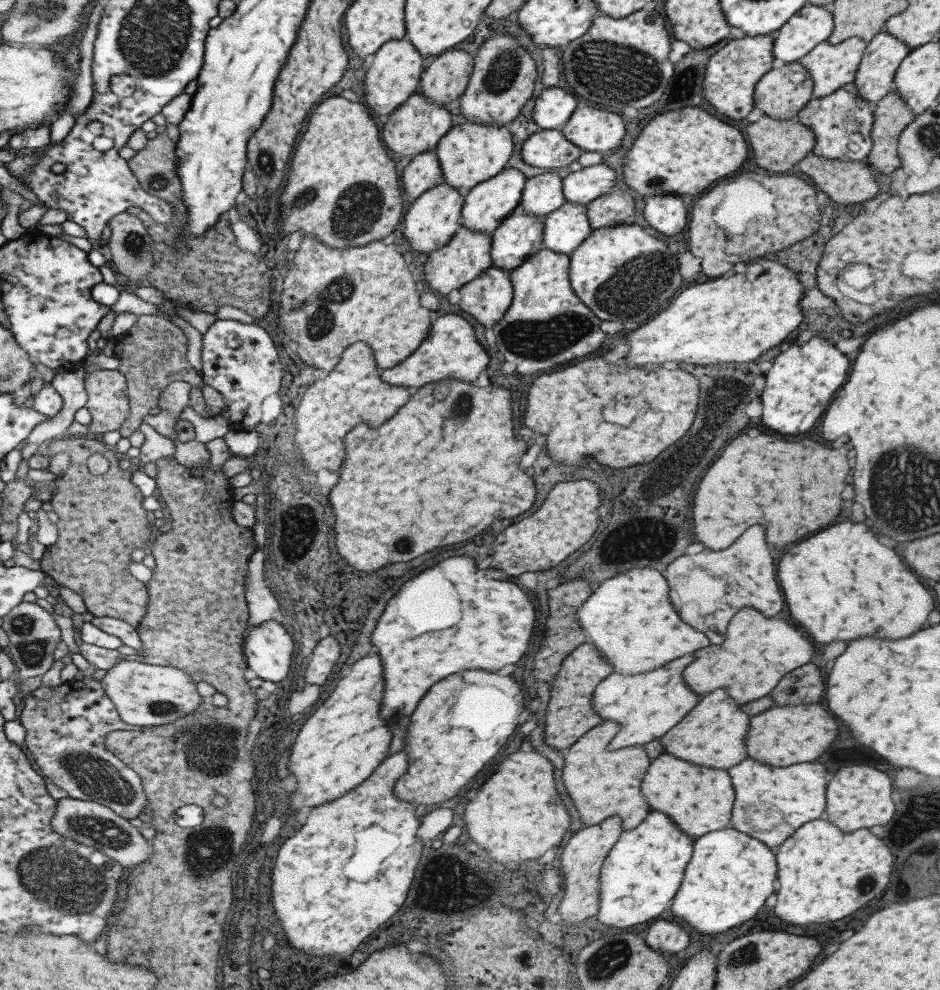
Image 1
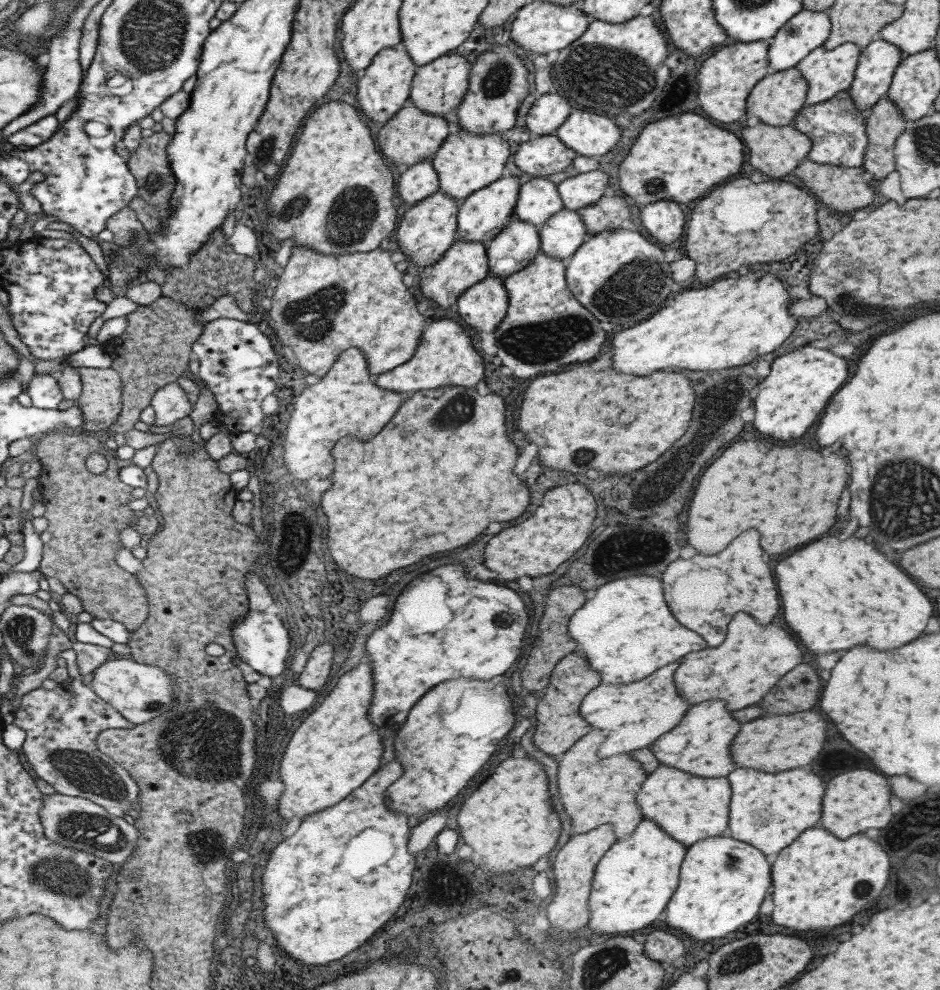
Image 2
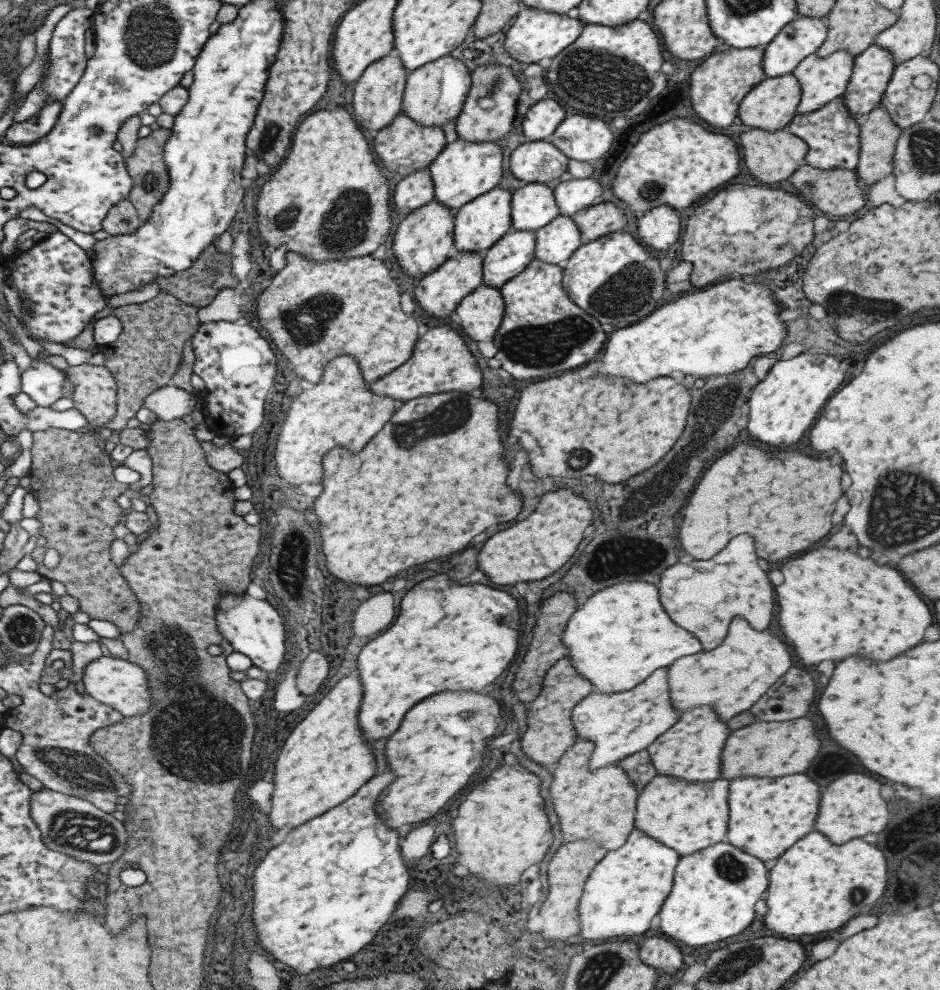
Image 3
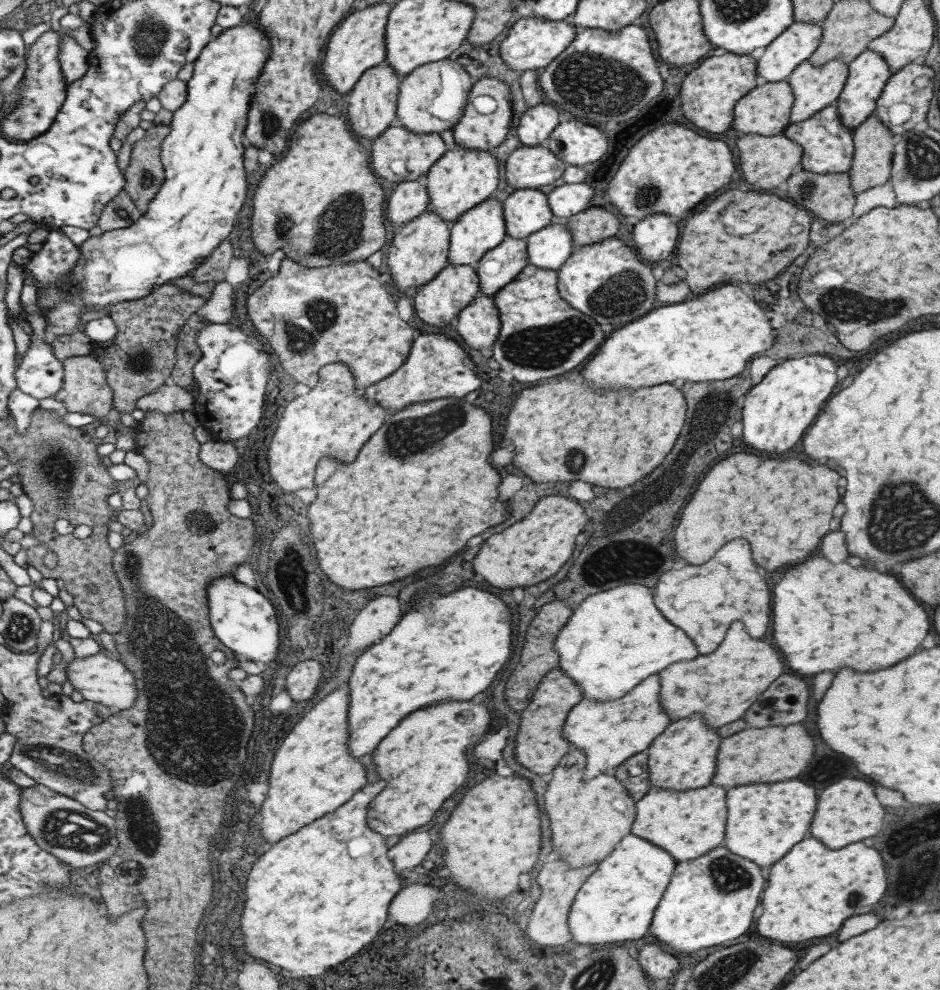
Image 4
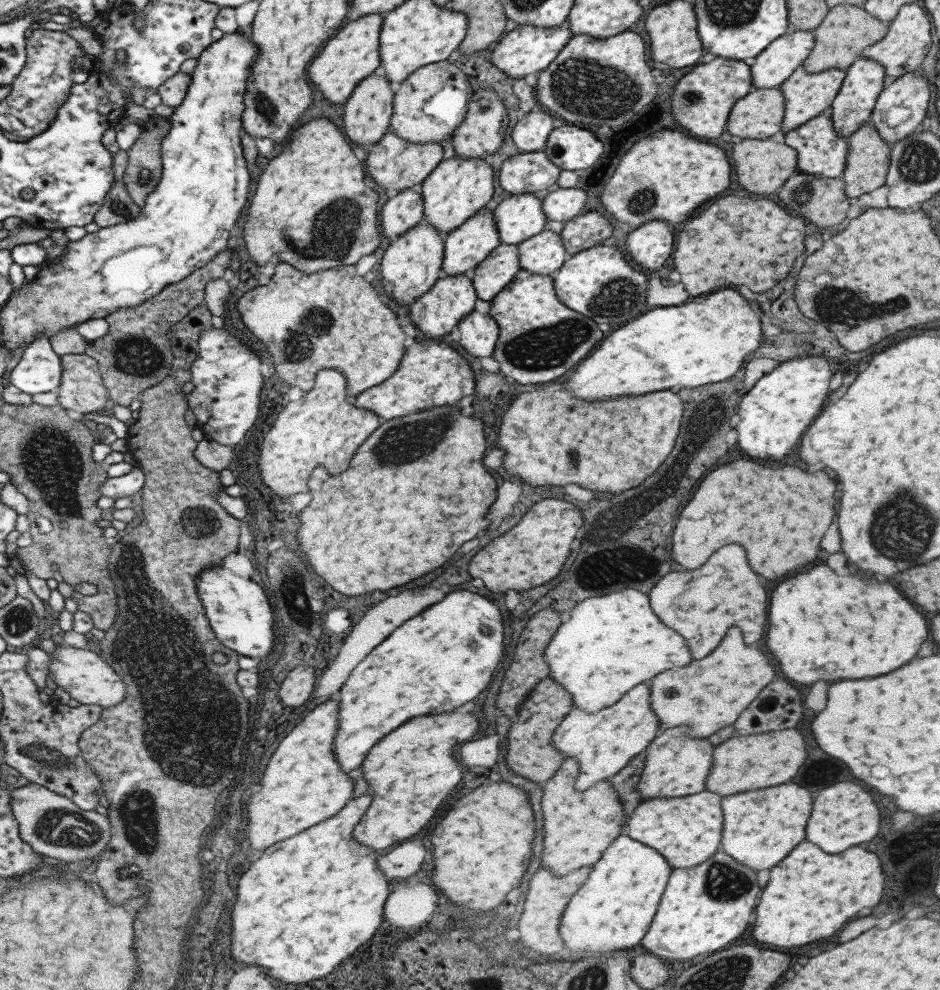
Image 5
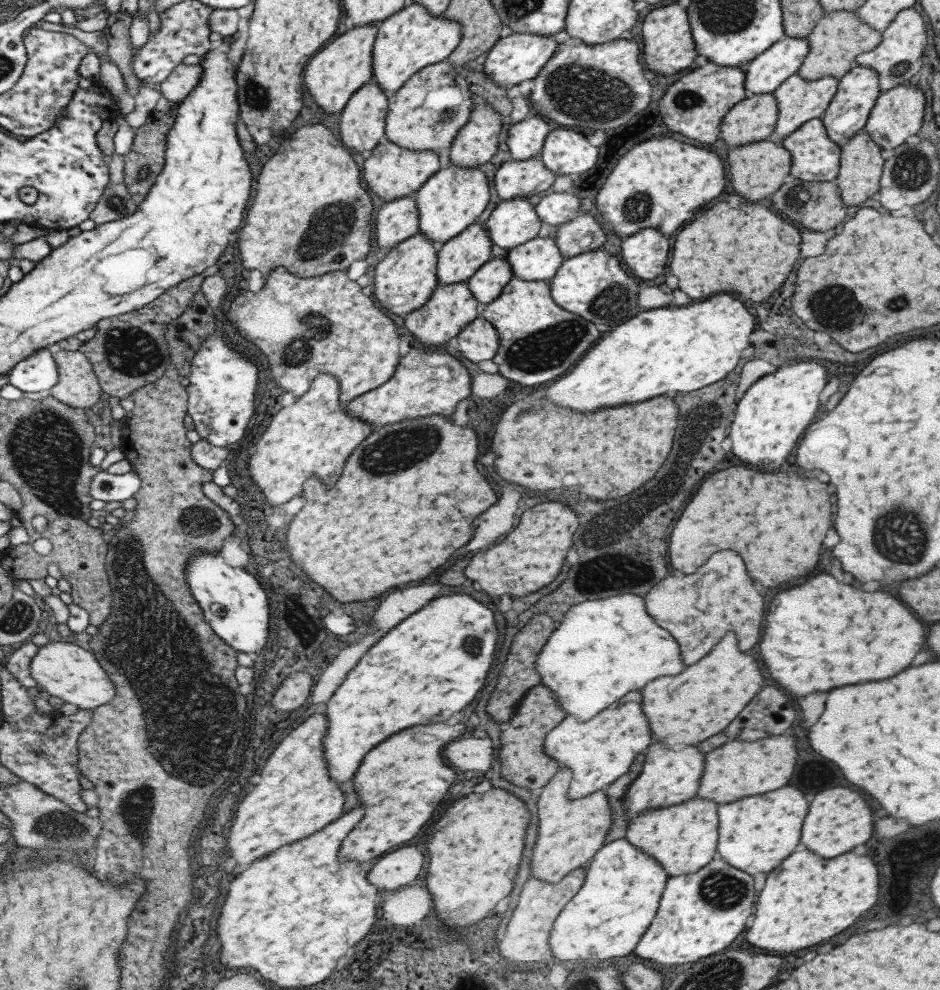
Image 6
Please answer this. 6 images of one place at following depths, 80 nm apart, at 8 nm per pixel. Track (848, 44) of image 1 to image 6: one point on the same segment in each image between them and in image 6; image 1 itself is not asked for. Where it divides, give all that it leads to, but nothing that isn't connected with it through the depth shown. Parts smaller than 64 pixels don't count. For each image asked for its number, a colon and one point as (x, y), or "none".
2: (827, 72)
3: (820, 79)
4: (813, 87)
5: (805, 95)
6: (798, 100)

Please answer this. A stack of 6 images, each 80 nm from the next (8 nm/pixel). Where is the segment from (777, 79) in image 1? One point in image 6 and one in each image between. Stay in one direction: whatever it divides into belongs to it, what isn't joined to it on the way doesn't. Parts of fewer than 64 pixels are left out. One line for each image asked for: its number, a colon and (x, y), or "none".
2: (774, 100)
3: (770, 104)
4: (764, 110)
5: (759, 113)
6: (752, 119)

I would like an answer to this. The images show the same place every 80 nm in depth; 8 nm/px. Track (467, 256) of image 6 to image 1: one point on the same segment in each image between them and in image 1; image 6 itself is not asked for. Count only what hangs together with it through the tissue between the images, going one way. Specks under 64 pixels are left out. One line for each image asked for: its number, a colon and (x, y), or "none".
1: (485, 205)
2: (481, 215)
3: (478, 224)
4: (481, 228)
5: (464, 248)

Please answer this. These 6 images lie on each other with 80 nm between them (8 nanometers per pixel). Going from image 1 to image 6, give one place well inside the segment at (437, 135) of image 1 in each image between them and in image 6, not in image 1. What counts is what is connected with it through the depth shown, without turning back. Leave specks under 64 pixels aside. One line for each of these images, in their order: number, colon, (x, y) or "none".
2: (410, 135)
3: (402, 147)
4: (398, 155)
5: (394, 164)
6: (390, 172)

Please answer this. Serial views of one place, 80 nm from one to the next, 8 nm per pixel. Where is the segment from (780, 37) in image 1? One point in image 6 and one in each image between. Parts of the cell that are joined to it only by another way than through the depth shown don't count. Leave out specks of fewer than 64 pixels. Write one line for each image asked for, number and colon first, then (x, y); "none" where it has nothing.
2: (808, 29)
3: (801, 37)
4: (773, 63)
5: (779, 59)
6: (763, 74)

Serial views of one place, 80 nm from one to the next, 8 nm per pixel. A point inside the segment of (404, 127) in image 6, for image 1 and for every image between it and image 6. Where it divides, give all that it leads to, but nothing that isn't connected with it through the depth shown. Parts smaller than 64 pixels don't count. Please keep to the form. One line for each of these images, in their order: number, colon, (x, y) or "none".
1: (444, 79)
2: (436, 88)
3: (433, 94)
4: (432, 97)
5: (430, 103)

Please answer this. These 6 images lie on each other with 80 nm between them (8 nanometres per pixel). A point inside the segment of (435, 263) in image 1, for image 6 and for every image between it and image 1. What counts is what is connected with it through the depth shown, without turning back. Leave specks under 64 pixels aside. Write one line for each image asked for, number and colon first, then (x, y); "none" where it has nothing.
2: (464, 263)
3: (438, 293)
4: (437, 302)
5: (434, 313)
6: (450, 307)

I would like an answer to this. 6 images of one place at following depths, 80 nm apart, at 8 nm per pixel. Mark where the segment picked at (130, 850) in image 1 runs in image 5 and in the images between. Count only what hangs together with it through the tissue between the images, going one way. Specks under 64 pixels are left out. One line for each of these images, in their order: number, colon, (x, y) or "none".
2: (74, 822)
3: (68, 825)
4: (59, 825)
5: (50, 824)

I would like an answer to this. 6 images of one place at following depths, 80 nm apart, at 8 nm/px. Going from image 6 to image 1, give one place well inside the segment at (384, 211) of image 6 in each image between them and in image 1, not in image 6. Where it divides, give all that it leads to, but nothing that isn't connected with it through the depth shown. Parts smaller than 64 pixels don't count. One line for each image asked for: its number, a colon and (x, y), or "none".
1: (422, 172)
2: (418, 181)
3: (416, 189)
4: (408, 199)
5: (403, 210)

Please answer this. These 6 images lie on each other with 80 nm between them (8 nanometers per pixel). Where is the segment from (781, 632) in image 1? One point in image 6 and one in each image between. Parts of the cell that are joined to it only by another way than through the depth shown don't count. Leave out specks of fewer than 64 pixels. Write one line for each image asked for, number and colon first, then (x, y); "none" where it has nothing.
2: (740, 670)
3: (730, 679)
4: (719, 687)
5: (709, 694)
6: (700, 702)

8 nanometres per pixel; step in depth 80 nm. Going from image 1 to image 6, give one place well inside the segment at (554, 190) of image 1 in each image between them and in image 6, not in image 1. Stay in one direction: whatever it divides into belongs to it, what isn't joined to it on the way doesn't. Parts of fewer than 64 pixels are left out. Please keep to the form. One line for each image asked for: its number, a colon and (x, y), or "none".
2: (537, 199)
3: (532, 206)
4: (525, 211)
5: (519, 217)
6: (512, 222)

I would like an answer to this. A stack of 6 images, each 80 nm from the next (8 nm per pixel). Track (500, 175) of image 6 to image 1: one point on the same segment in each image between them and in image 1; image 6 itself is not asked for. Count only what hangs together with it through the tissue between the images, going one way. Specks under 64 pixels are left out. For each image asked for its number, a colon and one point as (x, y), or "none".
1: (547, 149)
2: (539, 156)
3: (535, 161)
4: (529, 166)
5: (525, 172)

